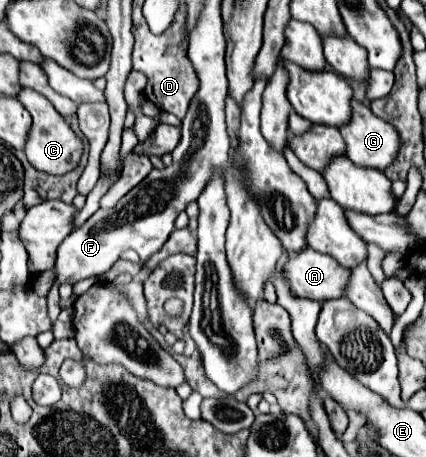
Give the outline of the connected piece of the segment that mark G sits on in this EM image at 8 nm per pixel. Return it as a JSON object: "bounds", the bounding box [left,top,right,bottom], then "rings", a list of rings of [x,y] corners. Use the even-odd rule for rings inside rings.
{"bounds":[339,100,399,170],"rings":[[[351,100],[351,118],[347,124],[343,124],[339,128],[345,144],[347,144],[347,158],[359,166],[369,166],[369,168],[377,168],[377,170],[383,170],[387,168],[393,160],[395,160],[395,150],[399,148],[399,136],[395,132],[395,128],[377,118],[369,106],[357,102],[357,100]]]}

